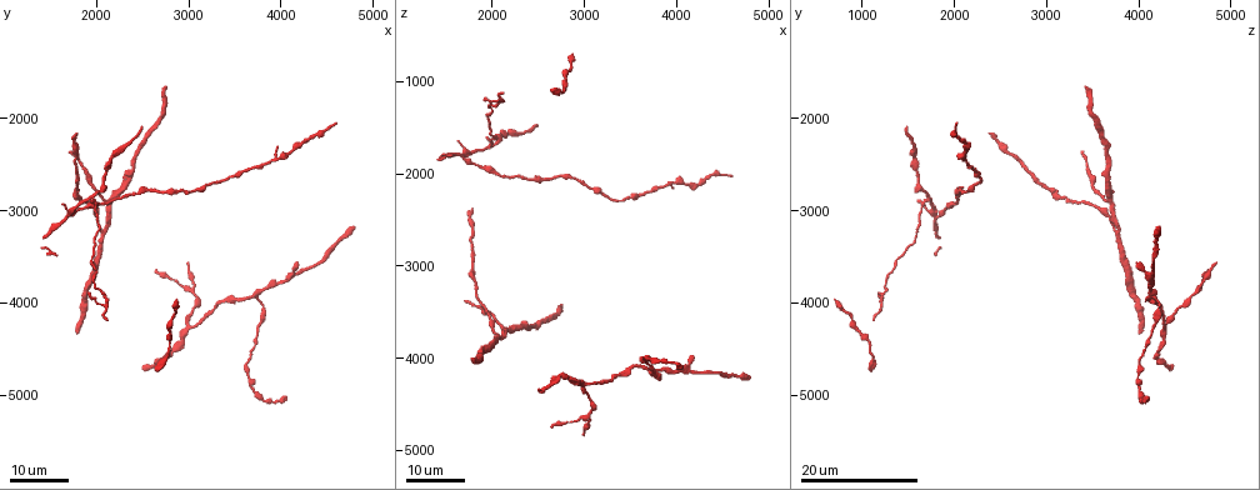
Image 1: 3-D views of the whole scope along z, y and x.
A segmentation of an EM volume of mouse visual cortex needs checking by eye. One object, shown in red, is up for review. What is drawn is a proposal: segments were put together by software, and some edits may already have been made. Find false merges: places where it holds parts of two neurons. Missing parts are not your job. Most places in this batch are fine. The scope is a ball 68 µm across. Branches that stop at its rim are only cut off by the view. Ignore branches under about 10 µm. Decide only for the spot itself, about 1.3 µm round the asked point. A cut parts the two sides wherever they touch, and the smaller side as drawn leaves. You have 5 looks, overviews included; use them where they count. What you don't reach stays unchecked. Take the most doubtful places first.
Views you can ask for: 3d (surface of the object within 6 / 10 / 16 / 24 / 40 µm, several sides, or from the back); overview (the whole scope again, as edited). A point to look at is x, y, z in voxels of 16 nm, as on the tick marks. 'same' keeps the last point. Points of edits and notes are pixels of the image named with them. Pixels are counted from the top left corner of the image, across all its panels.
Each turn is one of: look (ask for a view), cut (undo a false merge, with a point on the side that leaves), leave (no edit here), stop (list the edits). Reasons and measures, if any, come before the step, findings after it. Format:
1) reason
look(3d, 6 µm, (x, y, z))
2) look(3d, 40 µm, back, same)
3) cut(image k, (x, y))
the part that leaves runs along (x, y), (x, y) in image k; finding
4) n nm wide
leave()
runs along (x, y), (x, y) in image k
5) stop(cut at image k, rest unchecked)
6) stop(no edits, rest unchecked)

two arms in line, one across
look(3d, 24 µm, (1950, 2850, 1700))

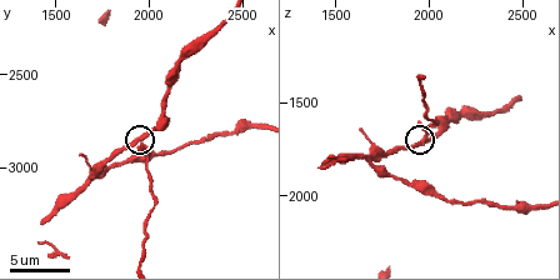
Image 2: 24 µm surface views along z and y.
zoom in
look(3d, 10 µm, (1960, 2860, 1700))

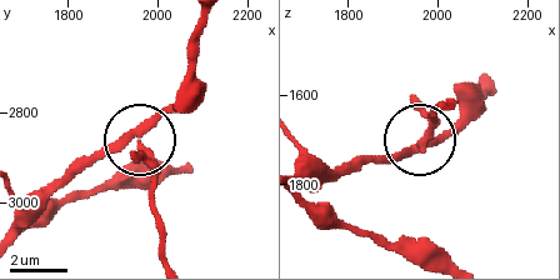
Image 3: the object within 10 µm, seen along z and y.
290 nm wide
cut(image 3, (155, 169))
the part that leaves runs along (139, 148), (154, 174), (161, 254) in image 3; a second neuron is stuck on

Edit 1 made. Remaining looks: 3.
look(3d, 16 µm, (3750, 3900, 4150))

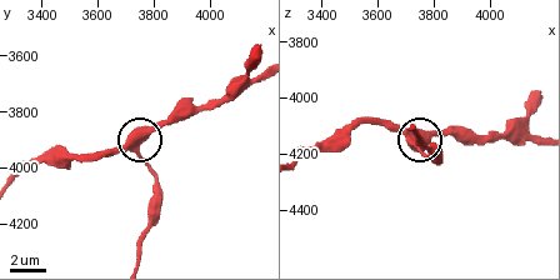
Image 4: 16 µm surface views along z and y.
closer look
look(3d, 6 µm, same)

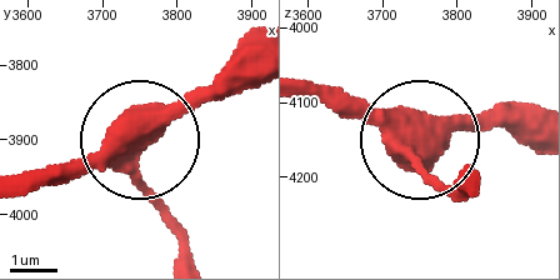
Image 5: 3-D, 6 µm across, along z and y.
side arm 22 µm
leave()
one neuron here

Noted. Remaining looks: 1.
stop(cut at image 3, rest unchecked)

